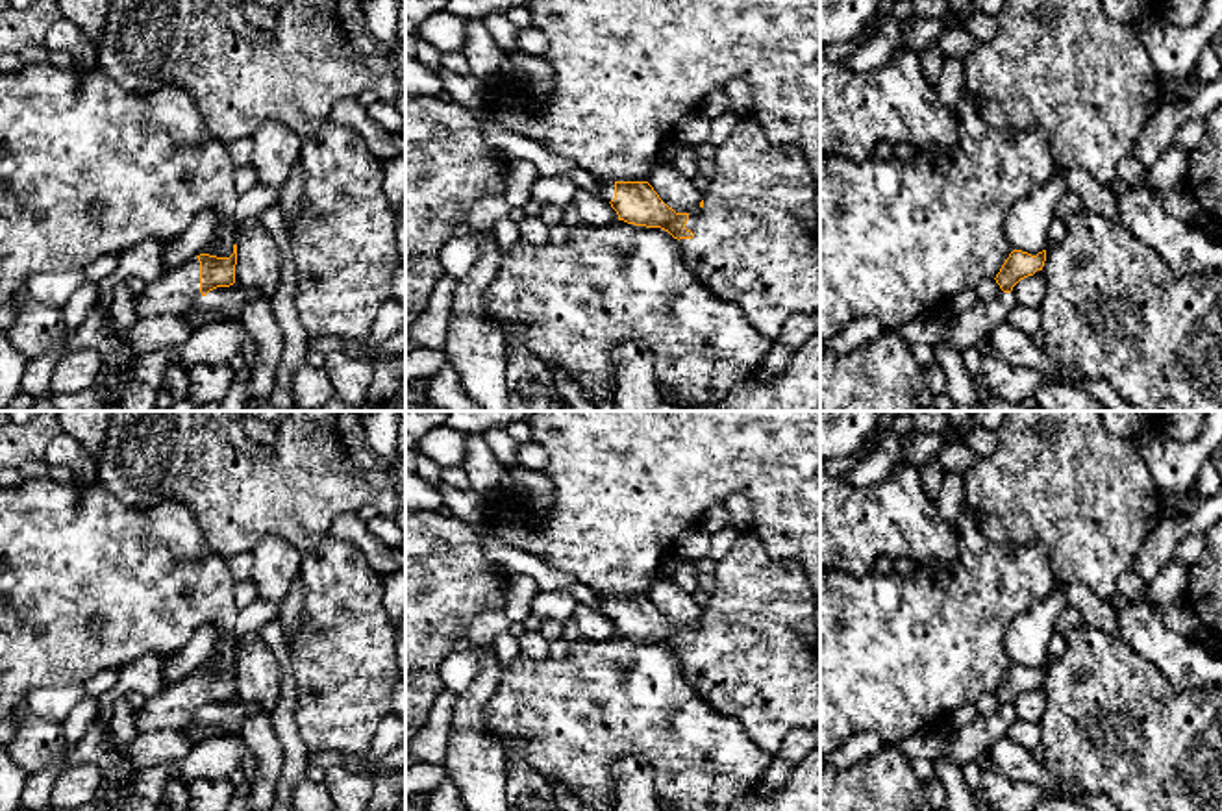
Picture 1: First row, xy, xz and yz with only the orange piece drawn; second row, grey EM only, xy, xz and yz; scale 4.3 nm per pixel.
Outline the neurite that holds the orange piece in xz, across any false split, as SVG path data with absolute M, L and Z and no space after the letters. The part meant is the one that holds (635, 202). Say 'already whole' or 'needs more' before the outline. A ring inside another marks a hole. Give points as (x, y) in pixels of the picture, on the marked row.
needs more | M752 117L718 146L715 176L692 213L676 213L648 181L605 181L602 198L618 220L668 231L683 250L689 270L709 293L735 304L767 339L776 341L789 317L820 311L820 215L817 183L798 146L774 146Z

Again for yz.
already whole | M1013 250L994 280L1004 293L1011 293L1020 280L1033 276L1037 270L1042 270L1044 261L1046 250L1039 252L1037 256Z

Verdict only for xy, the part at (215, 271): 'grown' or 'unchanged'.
grown

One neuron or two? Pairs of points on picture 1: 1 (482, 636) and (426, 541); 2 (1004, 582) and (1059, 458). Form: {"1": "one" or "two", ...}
{"1": "two", "2": "two"}

